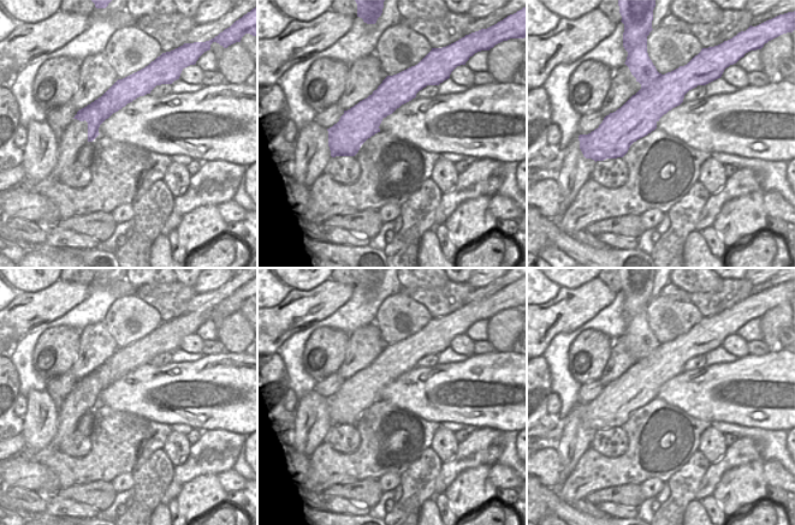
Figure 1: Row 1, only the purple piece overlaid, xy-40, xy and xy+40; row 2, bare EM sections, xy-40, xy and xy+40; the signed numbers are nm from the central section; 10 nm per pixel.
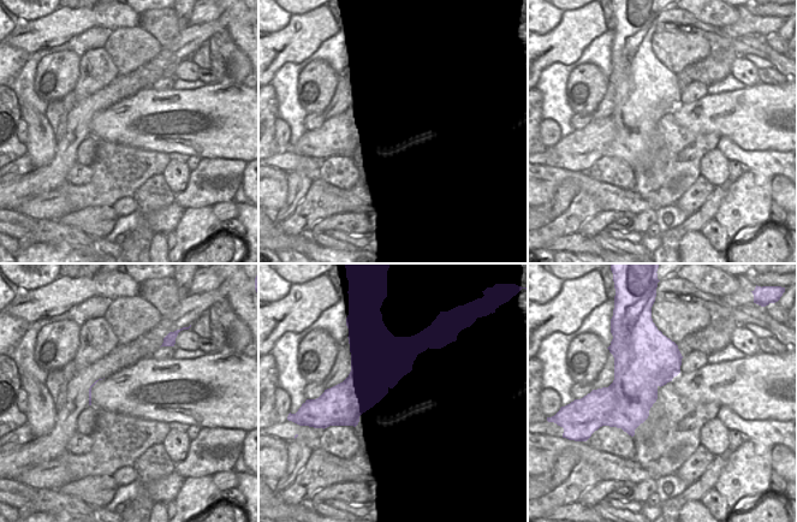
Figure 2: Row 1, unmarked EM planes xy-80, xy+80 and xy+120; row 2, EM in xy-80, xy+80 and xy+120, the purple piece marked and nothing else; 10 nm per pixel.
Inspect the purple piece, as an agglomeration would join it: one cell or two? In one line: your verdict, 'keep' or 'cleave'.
cleave

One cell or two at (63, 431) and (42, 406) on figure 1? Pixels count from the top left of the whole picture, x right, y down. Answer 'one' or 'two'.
two

